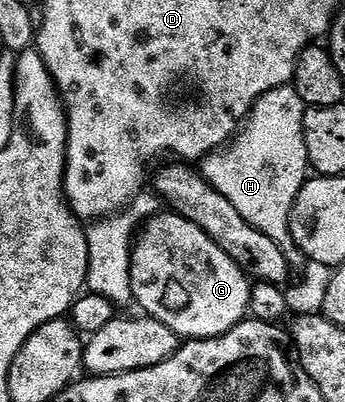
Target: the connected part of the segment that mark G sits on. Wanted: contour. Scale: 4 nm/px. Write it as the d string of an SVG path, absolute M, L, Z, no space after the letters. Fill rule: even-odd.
M156 215L144 225L140 236L141 241L136 241L131 252L131 259L140 267L139 276L133 283L133 299L146 317L153 317L180 338L189 340L210 340L212 336L222 336L246 319L250 311L251 291L251 280L245 277L248 276L246 269L227 255L195 222L189 220L188 215Z

